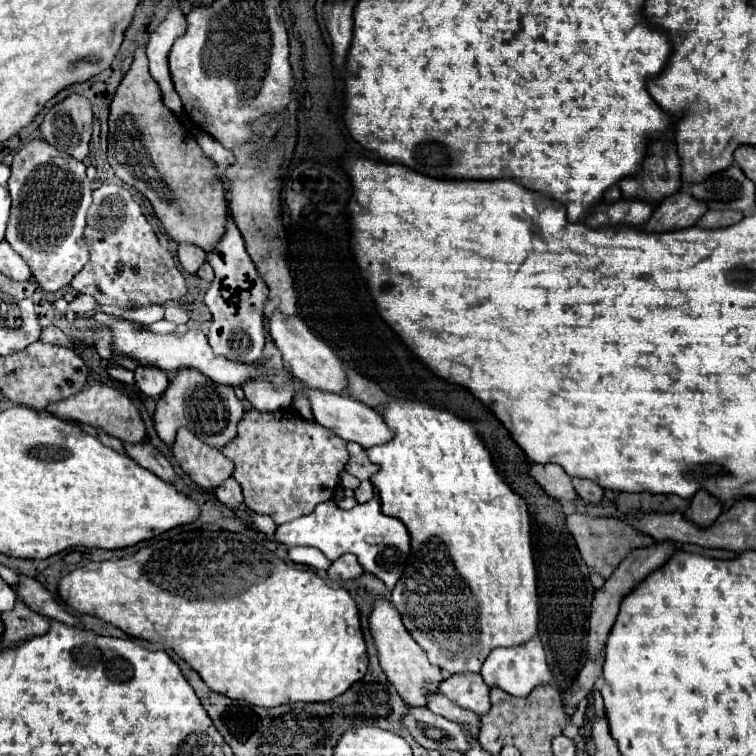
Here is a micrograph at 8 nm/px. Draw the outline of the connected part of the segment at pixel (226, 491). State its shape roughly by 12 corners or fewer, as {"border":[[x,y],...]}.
{"border":[[234,479],[216,489],[216,497],[230,509],[242,505],[242,489]]}

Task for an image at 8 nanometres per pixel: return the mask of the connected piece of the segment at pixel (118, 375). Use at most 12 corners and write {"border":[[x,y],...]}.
{"border":[[108,367],[110,377],[124,385],[134,385],[134,373]]}

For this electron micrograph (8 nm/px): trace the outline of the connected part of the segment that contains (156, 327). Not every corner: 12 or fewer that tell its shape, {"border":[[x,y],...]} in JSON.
{"border":[[168,319],[144,326],[154,333],[170,333],[176,329]]}

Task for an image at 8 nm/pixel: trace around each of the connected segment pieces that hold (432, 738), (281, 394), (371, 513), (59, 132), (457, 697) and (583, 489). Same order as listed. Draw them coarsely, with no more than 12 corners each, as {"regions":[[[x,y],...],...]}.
{"regions":[[[408,705],[402,725],[426,749],[466,749],[458,723]],[[250,381],[244,395],[260,413],[290,407],[290,389]],[[376,499],[334,501],[278,525],[286,547],[330,561],[354,553],[390,591],[410,557],[410,533]],[[72,93],[40,123],[42,137],[78,161],[88,155],[92,105]],[[454,673],[438,691],[476,715],[490,709],[480,673]],[[572,479],[586,503],[600,503],[604,489],[590,479]]]}

